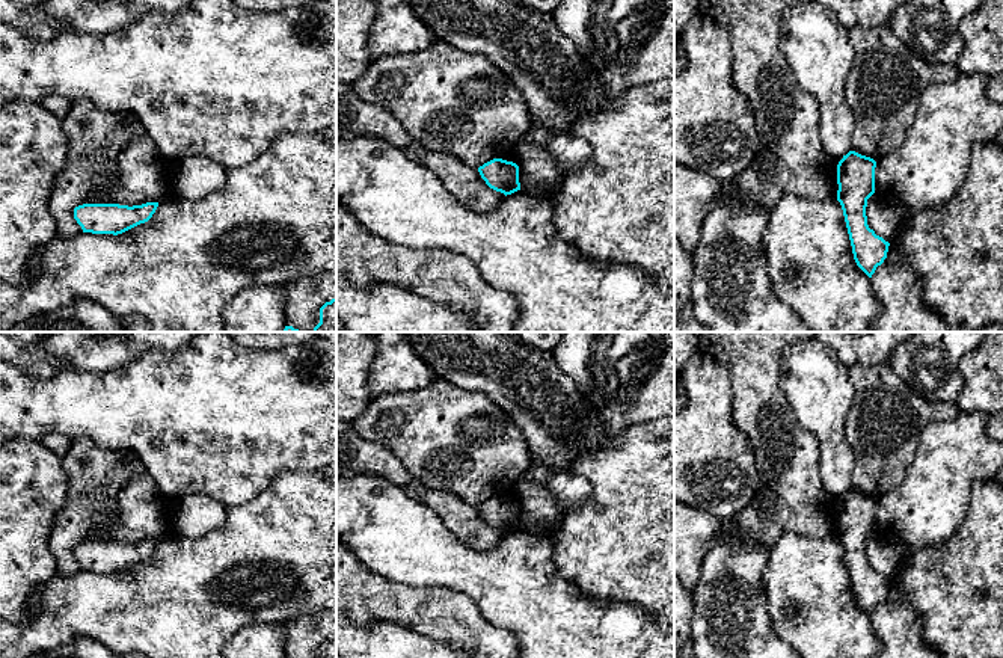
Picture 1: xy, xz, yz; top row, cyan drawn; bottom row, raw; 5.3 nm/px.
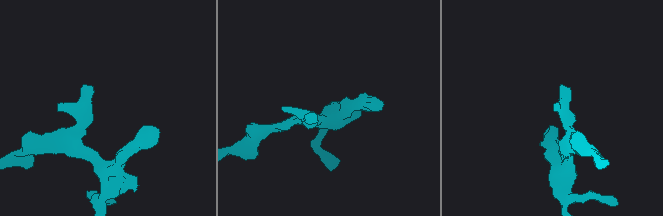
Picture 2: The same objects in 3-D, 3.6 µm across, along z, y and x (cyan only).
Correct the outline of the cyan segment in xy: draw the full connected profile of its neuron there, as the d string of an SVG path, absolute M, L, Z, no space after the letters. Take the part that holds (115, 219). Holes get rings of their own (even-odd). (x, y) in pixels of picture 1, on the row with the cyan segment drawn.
M158 202L133 207L119 204L83 204L74 208L74 219L83 232L118 235L148 222L157 207Z

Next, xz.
M493 158L480 166L478 172L490 189L505 196L520 190L519 166L513 161Z

